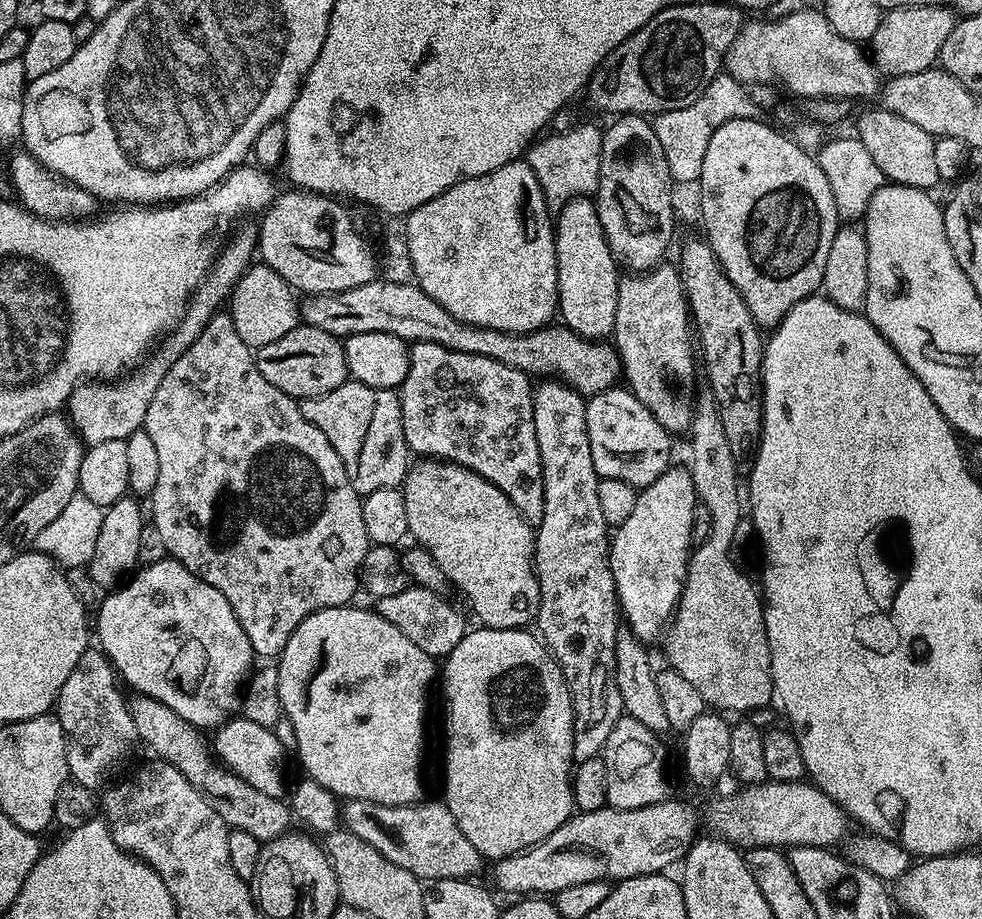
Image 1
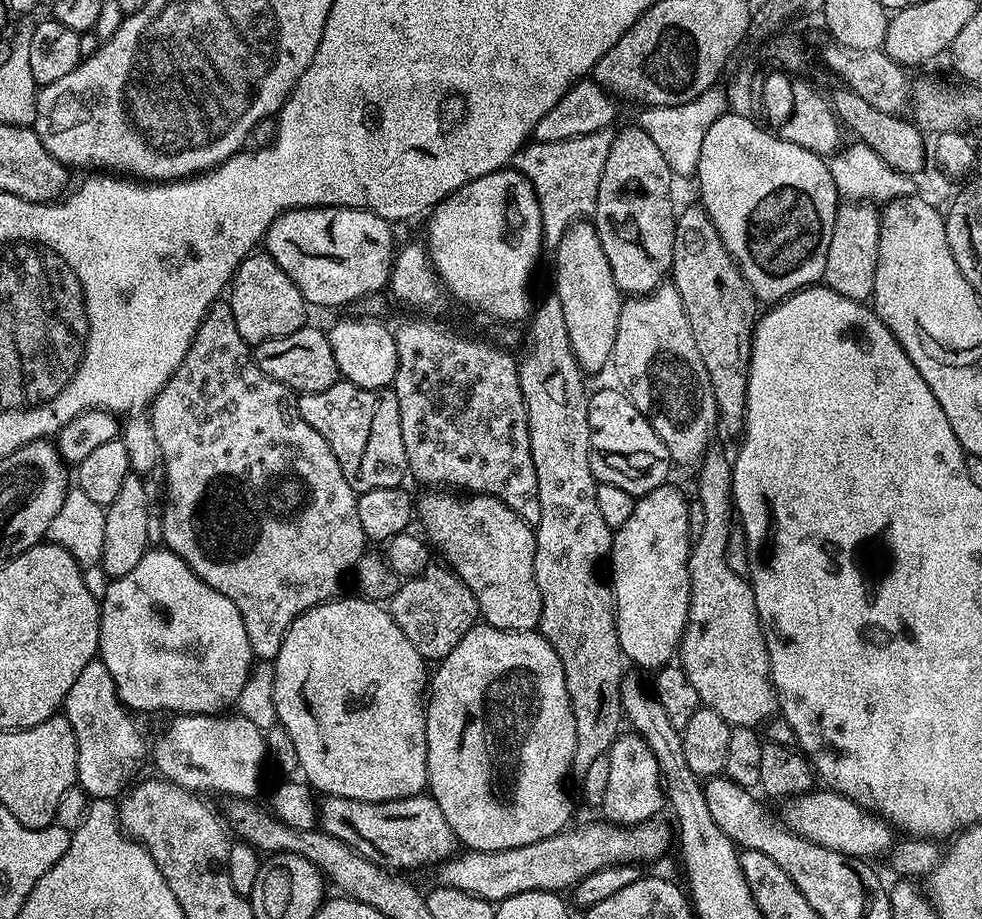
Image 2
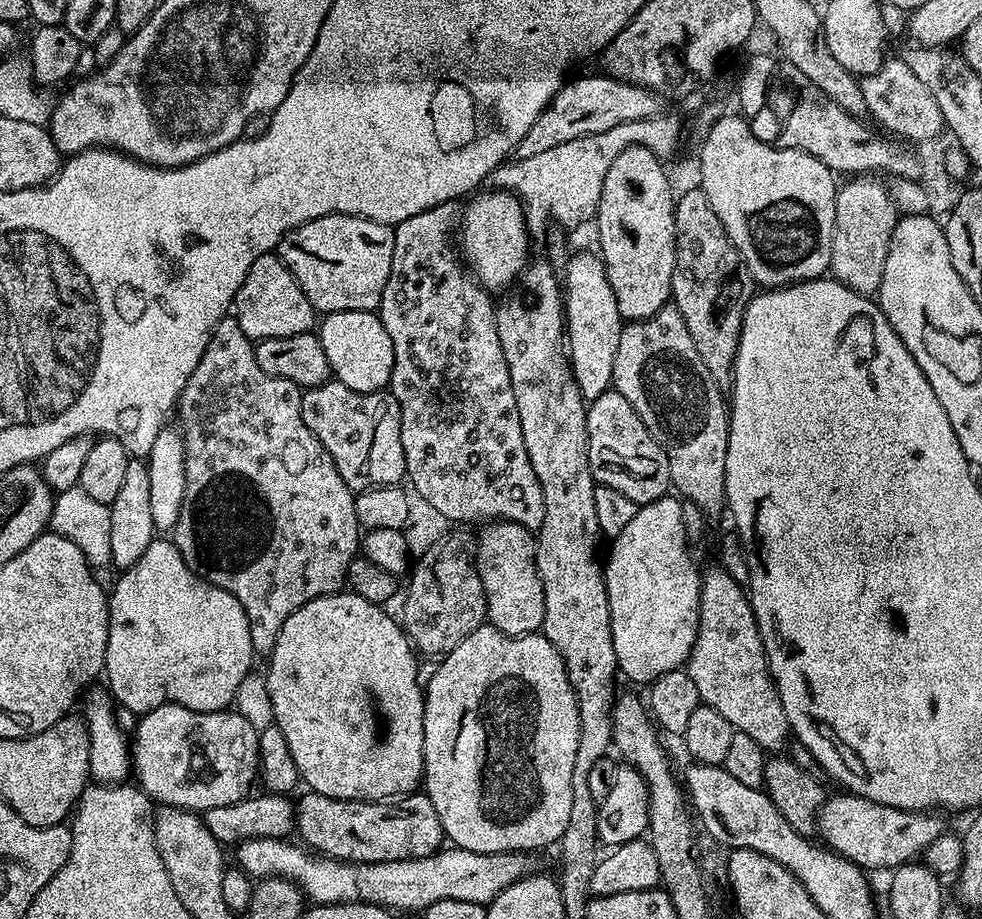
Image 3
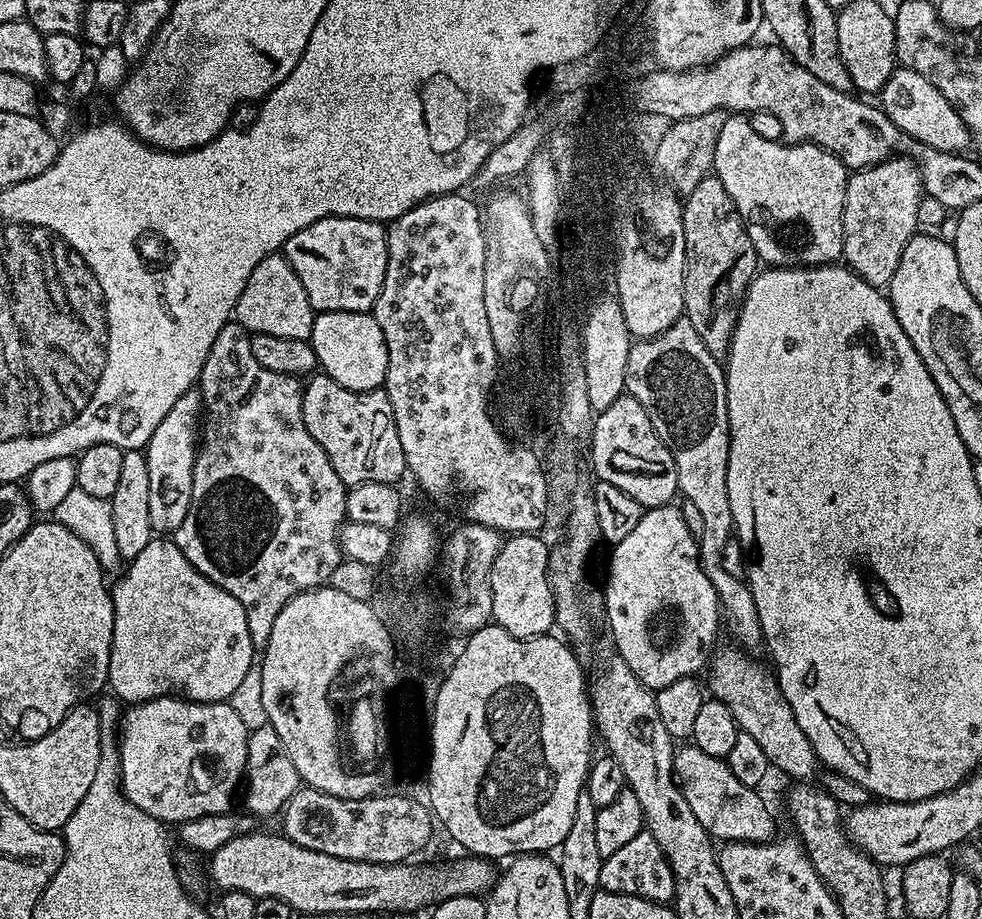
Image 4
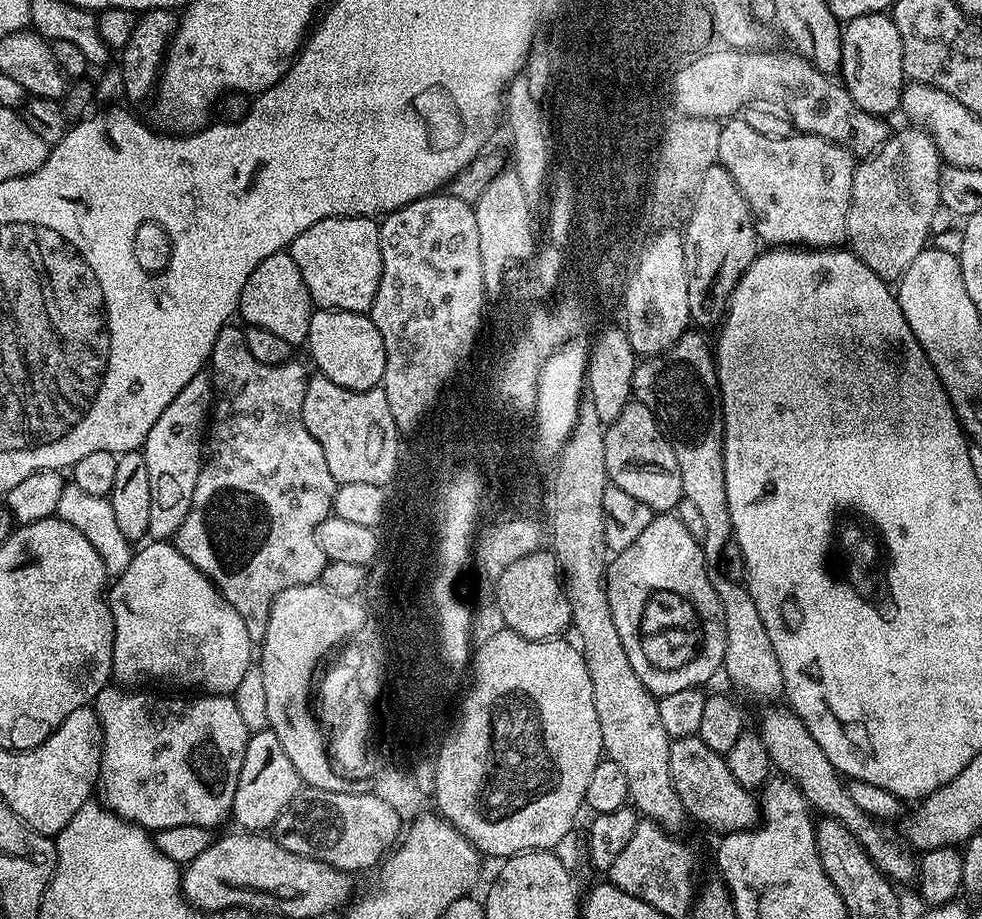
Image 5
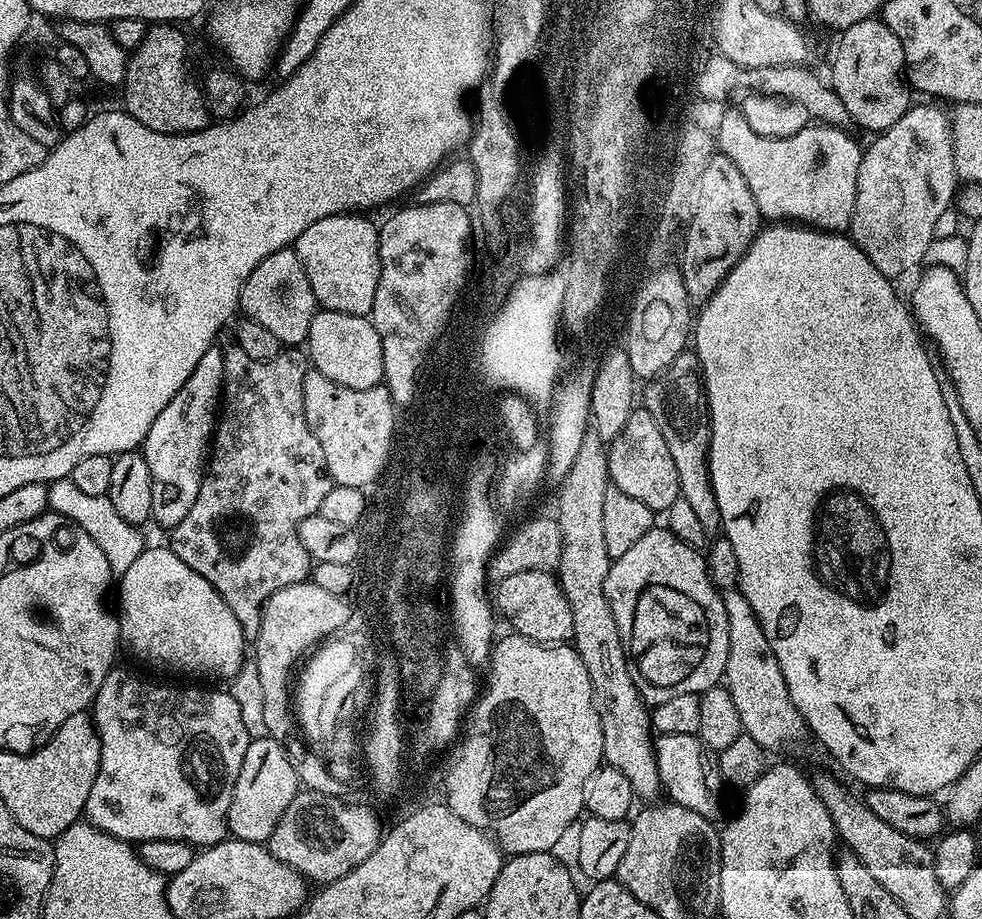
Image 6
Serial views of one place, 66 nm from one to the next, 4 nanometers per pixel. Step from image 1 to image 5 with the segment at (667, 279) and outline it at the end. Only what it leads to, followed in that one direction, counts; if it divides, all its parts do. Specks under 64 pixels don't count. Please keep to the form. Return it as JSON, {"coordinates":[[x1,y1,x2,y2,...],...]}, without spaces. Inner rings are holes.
{"coordinates":[[693,330,685,331,683,336,679,338,668,347,665,352,659,352,656,356,645,356,639,361,632,375,632,390,635,399,650,410,650,414,654,414,654,418,658,422,658,426,662,430,662,434,666,438,666,442,674,452,674,456,678,459,678,470,682,479,682,490,684,499,693,503,697,507,698,514,701,515,702,526,705,527,705,533,701,540,701,548,703,550,703,560,707,570,707,577,714,586,714,594,718,594,718,602,722,602,722,618,726,622,726,650,724,651,724,662,722,665,723,675,728,675,728,680,741,692,744,696,749,696,752,700,772,700,768,702,776,702,784,696,784,679,782,678,782,666,778,666,778,654,774,654,774,646,770,642,770,634,766,634,766,626,762,622,762,618,758,615,758,606,754,606,754,598,750,598,747,587,739,579,733,578,725,574,719,568,719,564,723,559,723,551,725,546,730,542,732,535,732,523,730,522,729,503,726,502,725,494,725,480,724,480,724,459,723,459,723,447,724,447,724,417,722,415,722,409,718,399,718,385,716,382,716,363,714,361,714,352,708,344,699,336,699,331,692,332]]}

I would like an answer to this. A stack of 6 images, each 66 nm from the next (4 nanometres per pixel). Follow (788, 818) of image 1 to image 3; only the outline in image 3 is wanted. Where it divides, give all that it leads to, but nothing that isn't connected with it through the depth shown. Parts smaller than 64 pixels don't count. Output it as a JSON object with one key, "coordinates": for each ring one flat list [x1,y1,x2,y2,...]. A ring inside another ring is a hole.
{"coordinates":[[829,795,818,813,818,836,832,851,845,856,859,868,891,870,915,861,934,838,945,835,946,828,939,815,927,811,907,812,885,804,875,804,861,796]]}

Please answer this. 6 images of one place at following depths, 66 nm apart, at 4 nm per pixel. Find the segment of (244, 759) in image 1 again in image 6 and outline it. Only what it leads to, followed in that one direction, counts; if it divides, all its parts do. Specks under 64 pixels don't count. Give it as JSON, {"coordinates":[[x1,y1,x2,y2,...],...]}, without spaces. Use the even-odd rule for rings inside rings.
{"coordinates":[[113,667,106,674,90,709,100,739,100,769,94,786,90,786,90,798,86,798,87,823,129,842,185,840,193,846,207,846,225,839,229,835,230,802,250,739,238,702,234,702,228,690,215,692,212,686,171,688,168,684,151,684,120,667]]}

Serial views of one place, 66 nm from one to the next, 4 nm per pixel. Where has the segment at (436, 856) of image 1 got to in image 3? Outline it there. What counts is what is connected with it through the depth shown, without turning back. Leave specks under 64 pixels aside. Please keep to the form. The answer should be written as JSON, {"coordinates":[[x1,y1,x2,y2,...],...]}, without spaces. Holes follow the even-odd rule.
{"coordinates":[[311,790,295,801,294,828,309,849,334,860,361,864,426,858,439,852,446,837,438,810,426,794,409,794,391,800,339,800]]}

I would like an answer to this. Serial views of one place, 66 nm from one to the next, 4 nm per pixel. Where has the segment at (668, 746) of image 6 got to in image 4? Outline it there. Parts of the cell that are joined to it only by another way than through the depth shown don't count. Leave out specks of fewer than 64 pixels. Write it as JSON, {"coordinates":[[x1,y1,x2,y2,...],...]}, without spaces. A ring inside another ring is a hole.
{"coordinates":[[694,746,684,747,674,758,676,785,682,790,682,798,686,798,690,810,694,810,694,818,702,822,713,841,766,844,777,835,776,820,767,802,759,796,761,793,757,789,742,786,742,782,734,778,727,759,719,760,714,754,706,754]]}

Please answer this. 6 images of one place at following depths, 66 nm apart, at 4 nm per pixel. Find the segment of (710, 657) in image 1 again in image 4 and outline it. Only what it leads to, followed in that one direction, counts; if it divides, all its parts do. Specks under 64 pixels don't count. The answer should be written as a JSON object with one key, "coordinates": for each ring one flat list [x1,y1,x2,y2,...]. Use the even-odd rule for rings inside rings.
{"coordinates":[[739,647,724,648,720,653,711,657,710,663,707,665,708,684,706,680,706,688,715,699,720,700,730,710,730,714,734,714,734,722,742,732,750,734,750,738,758,741,758,747,766,753,769,765,773,769,776,768,780,772,785,772,791,779,796,782,808,782,813,779,816,768,818,769,818,761,816,752,810,746,810,742,806,738,806,734,802,734,802,730,798,726,798,722,794,718,794,710,790,710,790,702,786,702,786,698,780,689,780,681,775,675,772,676,760,664,755,664,751,660,747,651,741,650]]}

